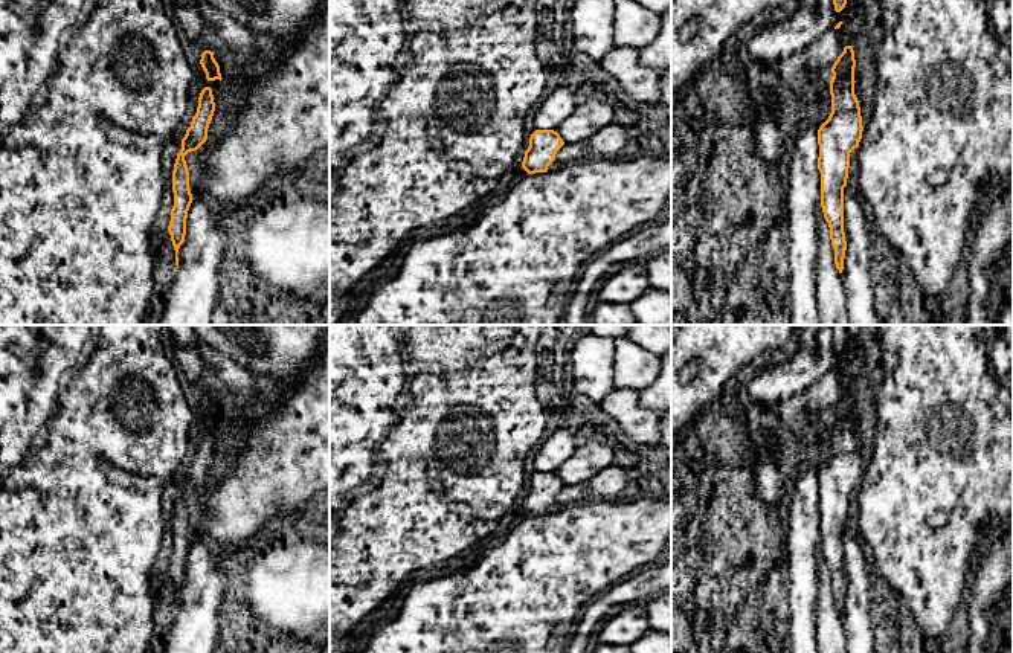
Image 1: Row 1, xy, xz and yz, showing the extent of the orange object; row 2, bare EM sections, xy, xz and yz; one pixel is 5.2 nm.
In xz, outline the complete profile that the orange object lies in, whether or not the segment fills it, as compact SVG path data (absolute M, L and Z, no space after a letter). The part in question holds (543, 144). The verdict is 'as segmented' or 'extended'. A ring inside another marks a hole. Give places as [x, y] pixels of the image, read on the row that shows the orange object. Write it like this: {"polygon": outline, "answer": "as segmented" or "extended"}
{"polygon": "M535 130L529 137L529 146L525 151L522 168L528 174L546 172L563 145L564 142L557 131Z", "answer": "as segmented"}

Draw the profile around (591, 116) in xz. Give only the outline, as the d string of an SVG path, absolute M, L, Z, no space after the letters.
M584 101L557 127L564 143L584 142L615 122L613 110L600 101Z

